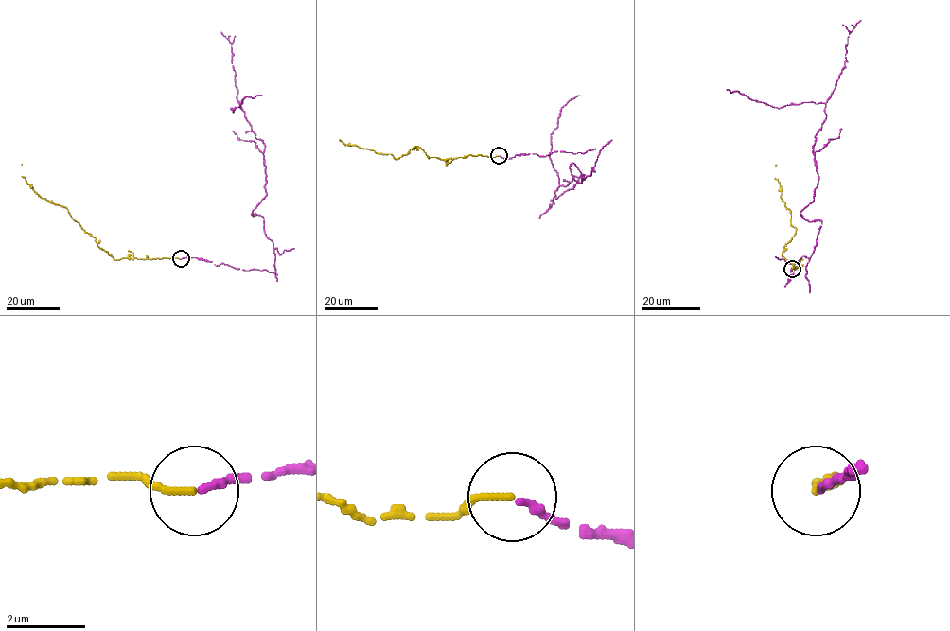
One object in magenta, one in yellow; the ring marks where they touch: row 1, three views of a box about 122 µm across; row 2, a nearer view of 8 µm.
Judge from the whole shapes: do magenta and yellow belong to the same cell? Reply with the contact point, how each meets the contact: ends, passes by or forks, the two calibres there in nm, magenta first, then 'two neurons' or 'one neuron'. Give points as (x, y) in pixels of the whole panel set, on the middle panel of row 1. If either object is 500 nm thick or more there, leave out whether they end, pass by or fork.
(499, 155) | magenta ends | yellow ends | 220/140 nm | one neuron

